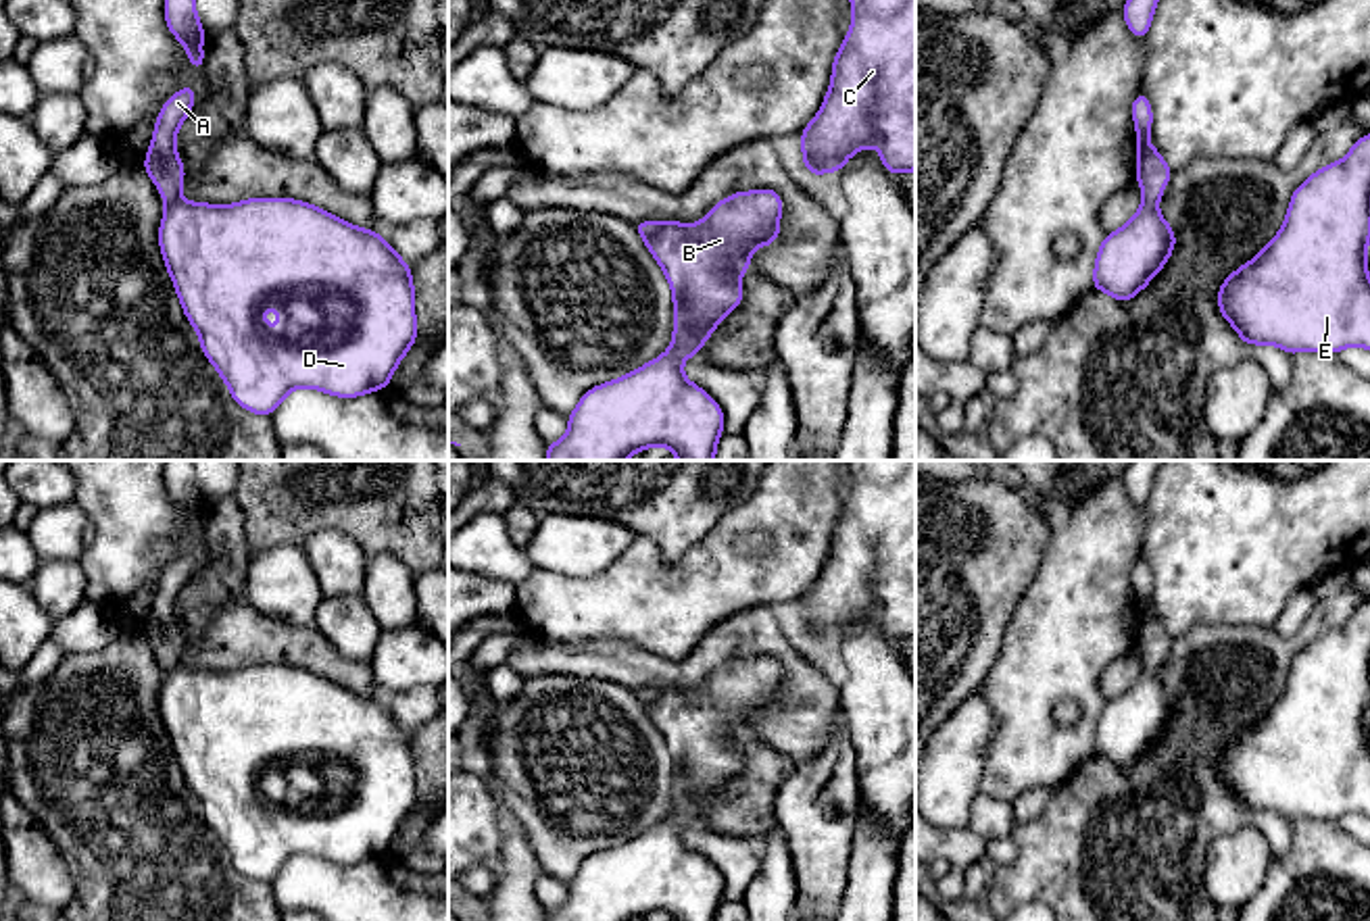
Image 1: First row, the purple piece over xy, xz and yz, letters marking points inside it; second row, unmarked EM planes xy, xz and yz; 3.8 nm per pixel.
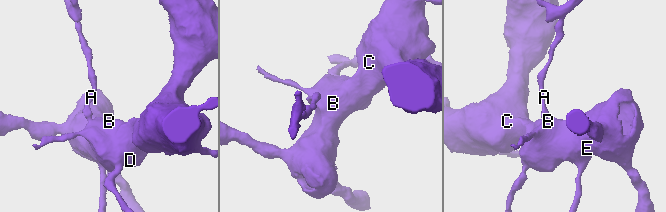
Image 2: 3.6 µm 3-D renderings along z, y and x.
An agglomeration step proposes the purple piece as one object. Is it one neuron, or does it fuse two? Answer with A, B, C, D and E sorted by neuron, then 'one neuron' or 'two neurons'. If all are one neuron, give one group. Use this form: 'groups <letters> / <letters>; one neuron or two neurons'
groups A B C D E; one neuron

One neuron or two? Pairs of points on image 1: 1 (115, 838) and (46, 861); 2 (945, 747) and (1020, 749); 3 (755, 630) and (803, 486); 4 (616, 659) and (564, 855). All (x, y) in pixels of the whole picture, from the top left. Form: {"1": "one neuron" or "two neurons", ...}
{"1": "two neurons", "2": "two neurons", "3": "two neurons", "4": "two neurons"}

